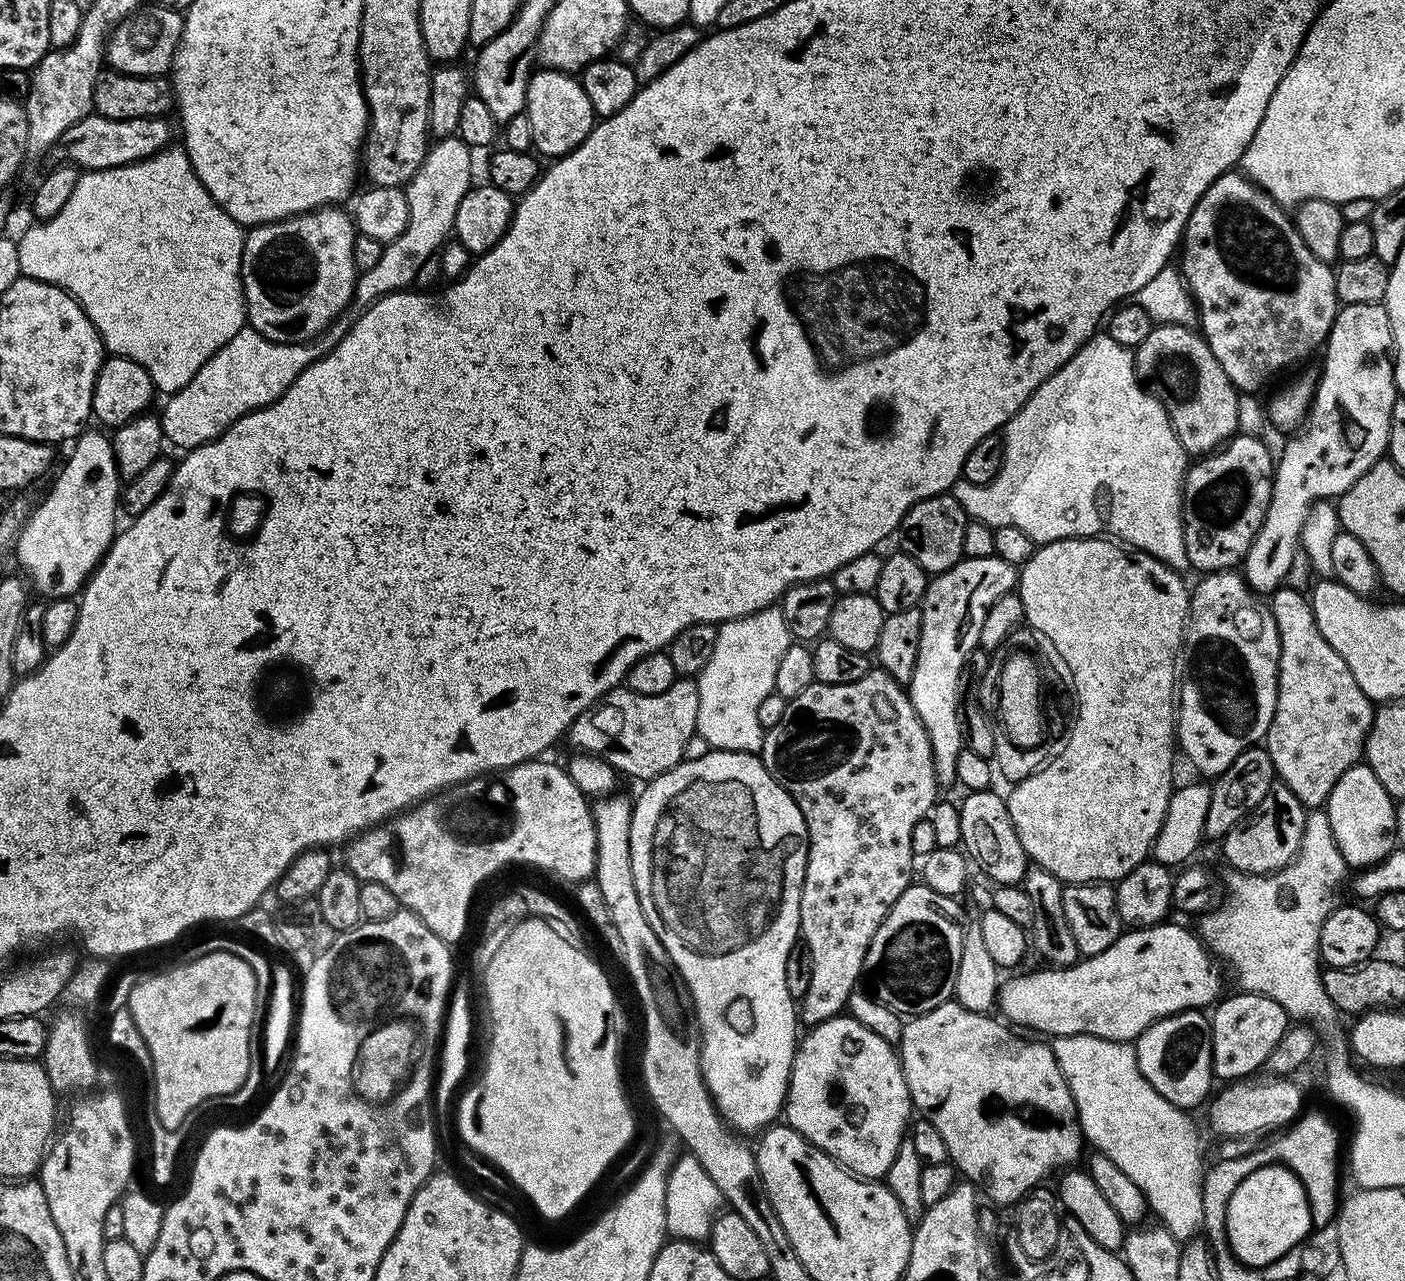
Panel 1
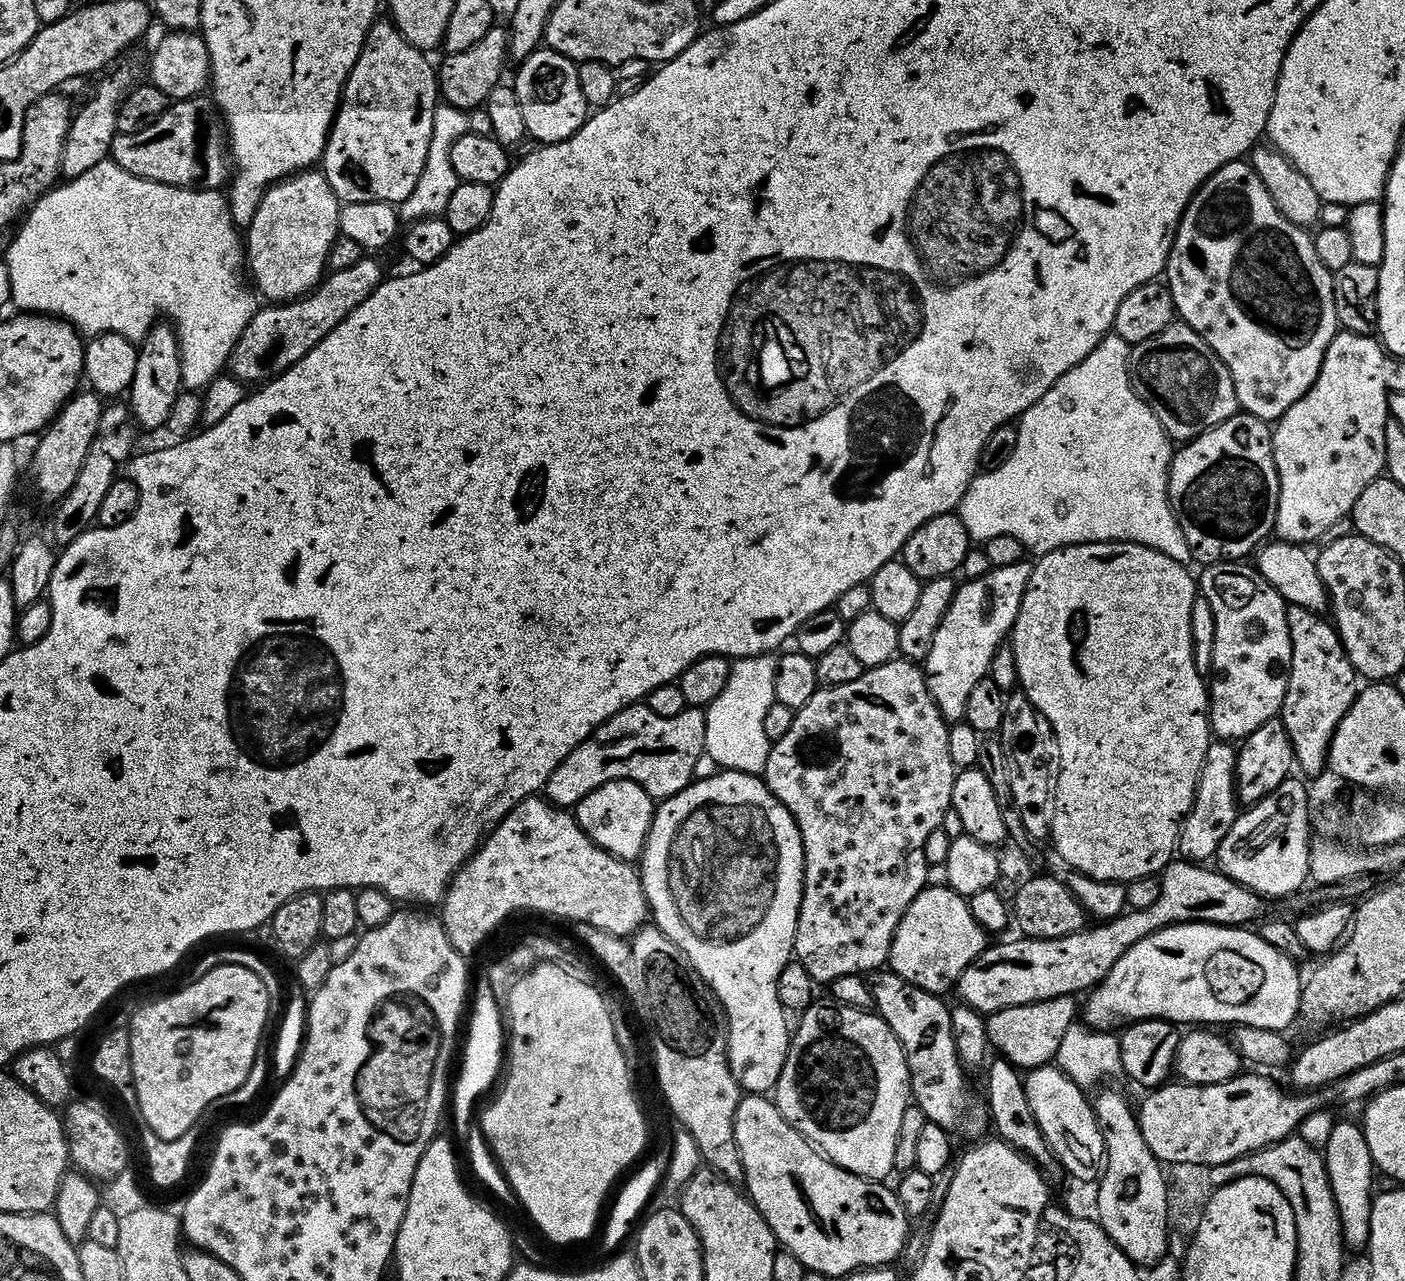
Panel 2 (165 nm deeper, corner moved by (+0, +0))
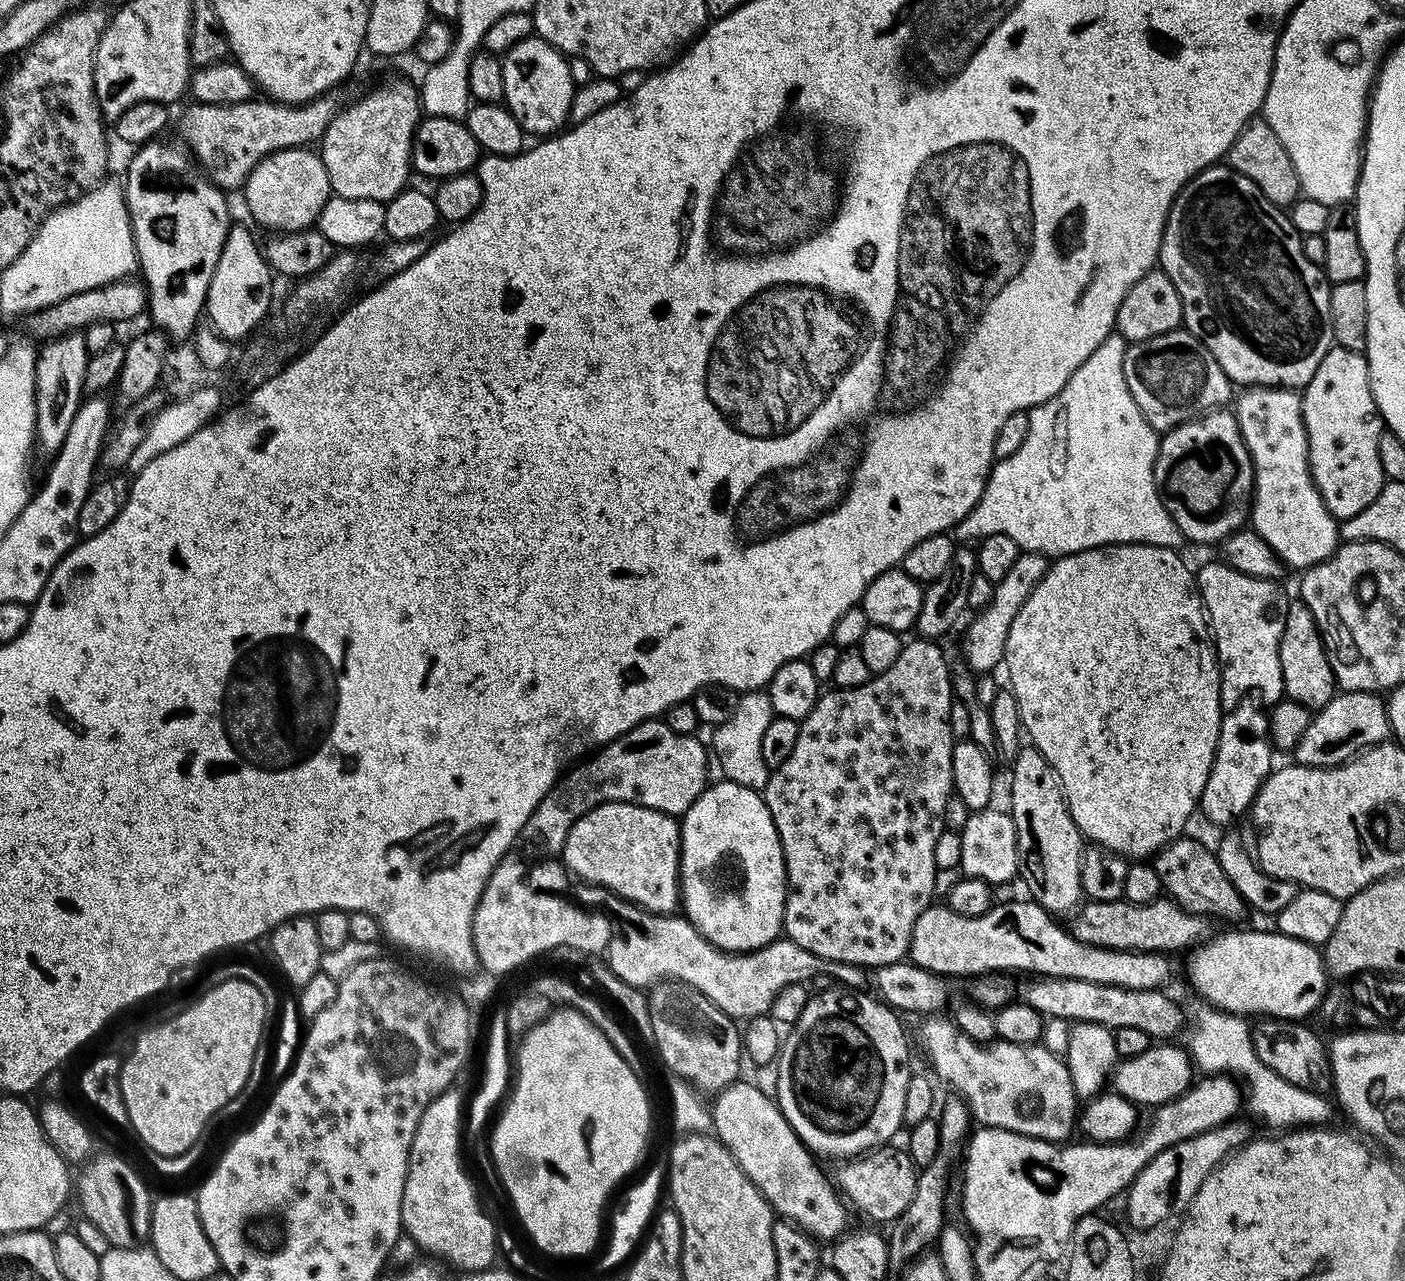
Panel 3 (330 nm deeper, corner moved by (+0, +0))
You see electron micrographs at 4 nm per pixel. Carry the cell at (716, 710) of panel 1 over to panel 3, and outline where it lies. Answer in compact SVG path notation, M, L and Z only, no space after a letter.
M757 690L755 692L743 693L738 702L738 710L726 718L726 722L715 725L710 740L711 751L718 754L718 759L722 761L724 780L734 782L738 786L746 786L763 790L768 781L769 768L766 762L762 762L762 737L764 732L770 727L774 713L770 706L770 698L767 691Z

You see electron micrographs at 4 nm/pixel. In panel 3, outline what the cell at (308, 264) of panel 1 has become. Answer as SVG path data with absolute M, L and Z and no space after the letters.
M287 148L270 154L254 166L242 189L249 214L262 227L268 228L264 230L273 233L301 232L304 228L313 227L331 192L326 166L319 155L308 148Z

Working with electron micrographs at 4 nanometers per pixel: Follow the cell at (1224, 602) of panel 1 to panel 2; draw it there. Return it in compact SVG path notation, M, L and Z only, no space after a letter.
M1221 562L1209 564L1201 572L1204 573L1198 576L1198 592L1202 597L1203 603L1205 600L1208 603L1209 610L1212 611L1212 680L1210 676L1210 691L1208 693L1210 732L1213 737L1229 742L1239 742L1250 734L1254 734L1254 730L1258 730L1258 726L1262 726L1262 722L1273 719L1279 713L1284 701L1286 686L1288 685L1288 667L1290 666L1290 630L1286 626L1288 609L1283 598L1278 594L1278 590L1274 590L1274 586L1270 586L1270 582L1266 582L1266 578L1256 571L1251 563Z

